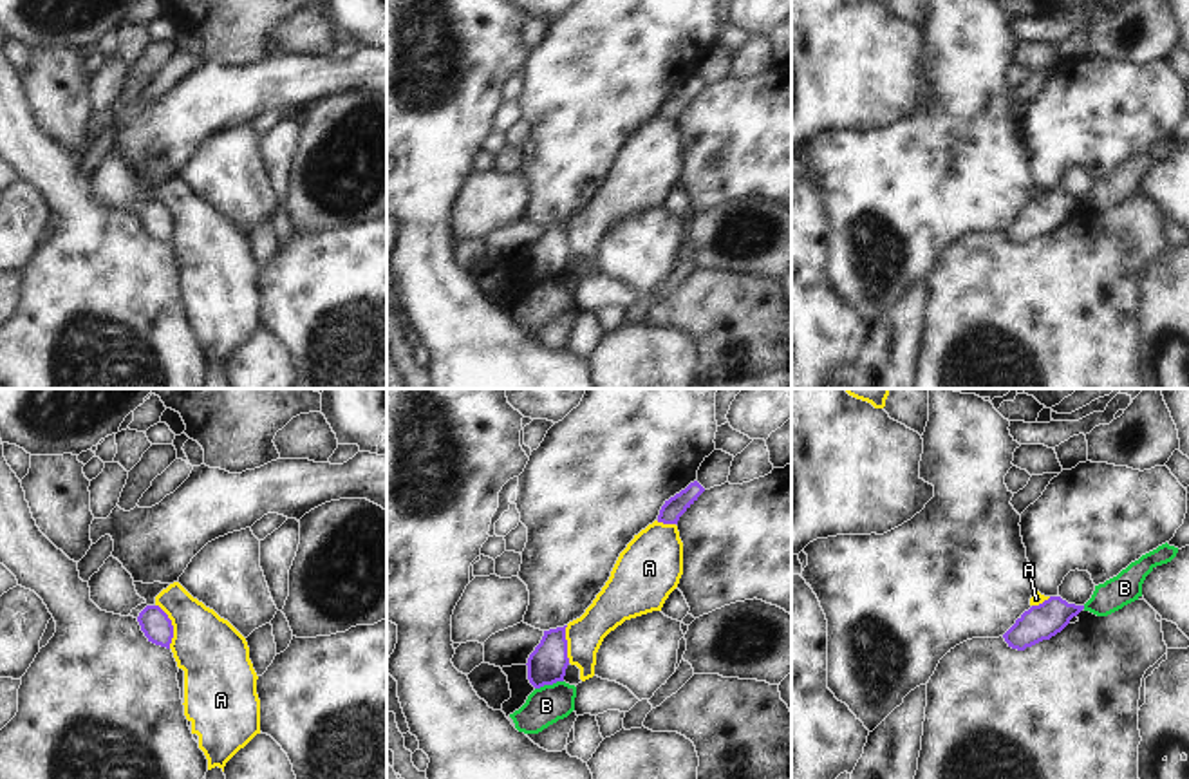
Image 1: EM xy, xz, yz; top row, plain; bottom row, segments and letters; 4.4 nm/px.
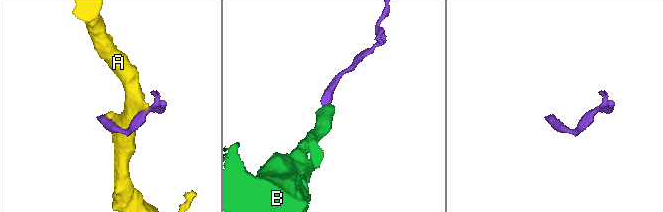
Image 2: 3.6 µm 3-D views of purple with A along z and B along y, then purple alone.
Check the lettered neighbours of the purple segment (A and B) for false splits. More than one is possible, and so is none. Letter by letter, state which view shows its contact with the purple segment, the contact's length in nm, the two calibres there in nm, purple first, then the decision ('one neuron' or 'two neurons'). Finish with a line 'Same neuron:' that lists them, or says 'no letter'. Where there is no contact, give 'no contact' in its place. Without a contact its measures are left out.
A: contact in xy; length 220 nm; calibres 130 and 300 nm; two neurons
B: contact in xz; length 130 nm; calibres 170 and 170 nm; two neurons
Same neuron: no letter

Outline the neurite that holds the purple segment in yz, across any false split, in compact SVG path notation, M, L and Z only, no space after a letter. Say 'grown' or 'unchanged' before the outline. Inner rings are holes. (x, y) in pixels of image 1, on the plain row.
unchanged; M1050 192L1025 206L1003 233L1008 242L1025 246L1061 228L1082 204L1084 201L1068 199L1061 192Z

